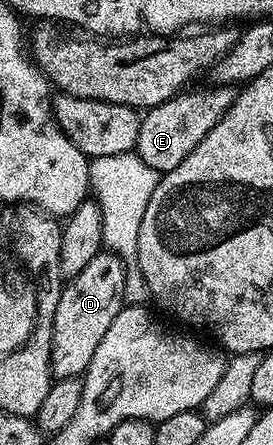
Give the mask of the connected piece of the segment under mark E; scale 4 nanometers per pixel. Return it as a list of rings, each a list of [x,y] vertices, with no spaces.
[[[214,84],[212,88],[190,88],[159,103],[154,109],[144,110],[135,152],[143,163],[147,163],[147,167],[159,175],[170,173],[179,167],[179,163],[183,163],[183,159],[187,159],[187,155],[191,155],[191,151],[195,151],[195,147],[199,147],[199,143],[203,143],[207,131],[211,131],[211,127],[223,119],[233,102],[234,86]]]

